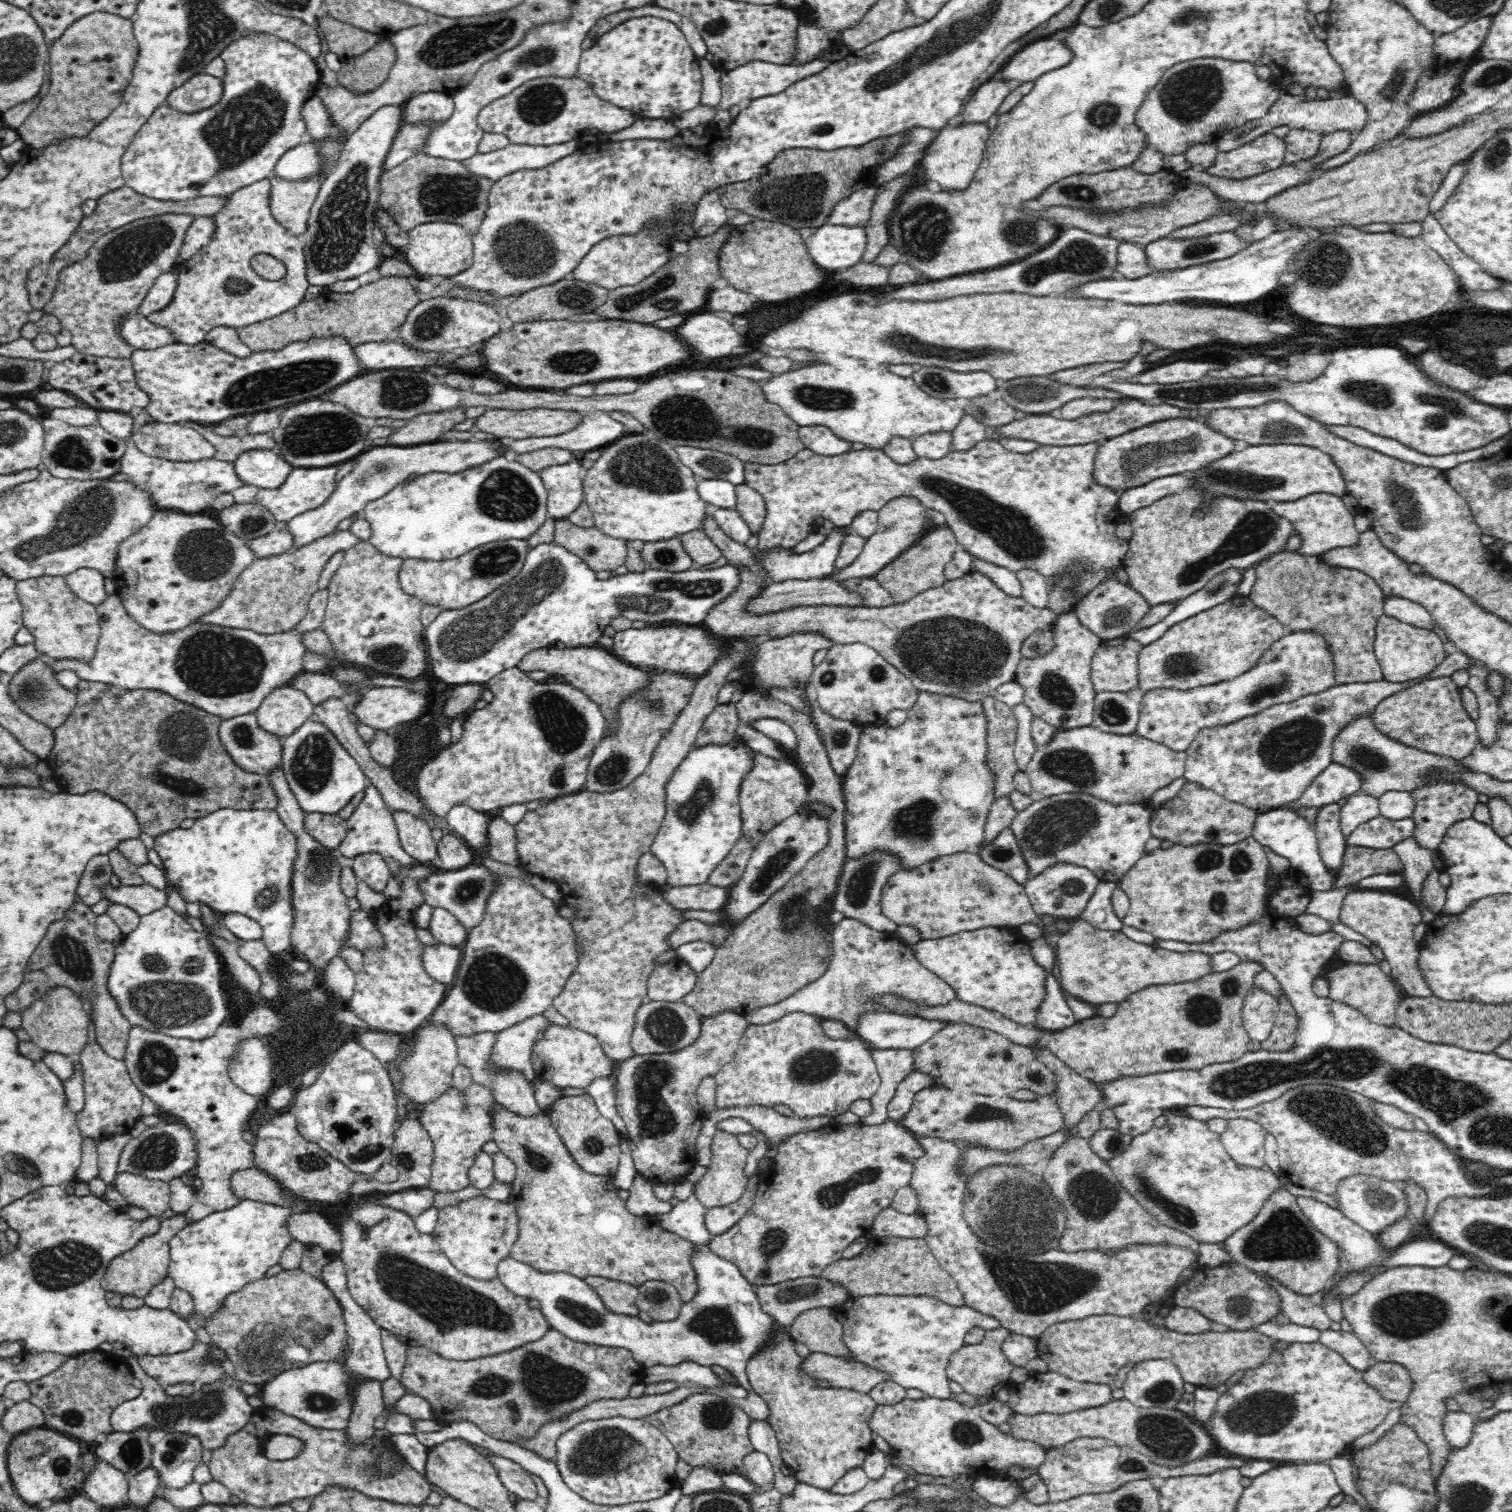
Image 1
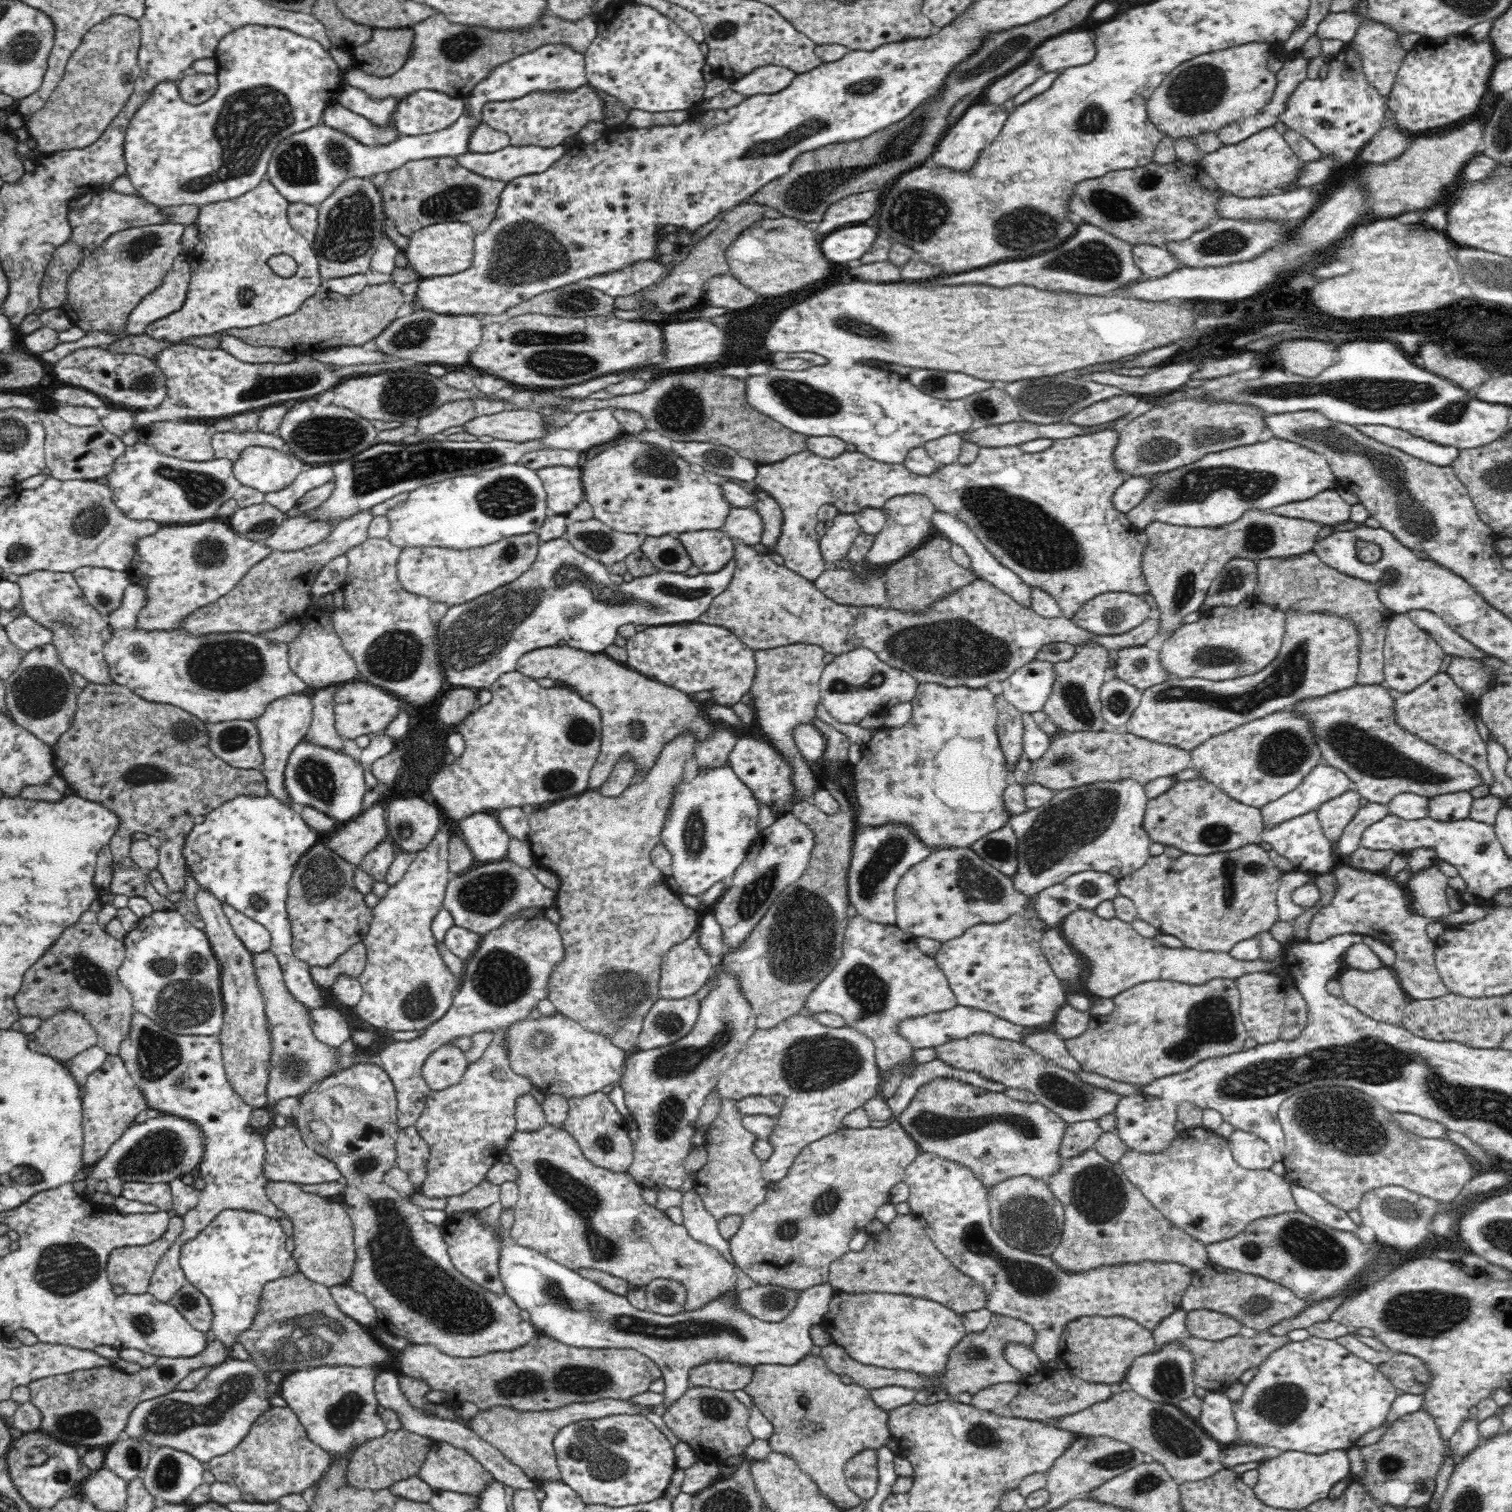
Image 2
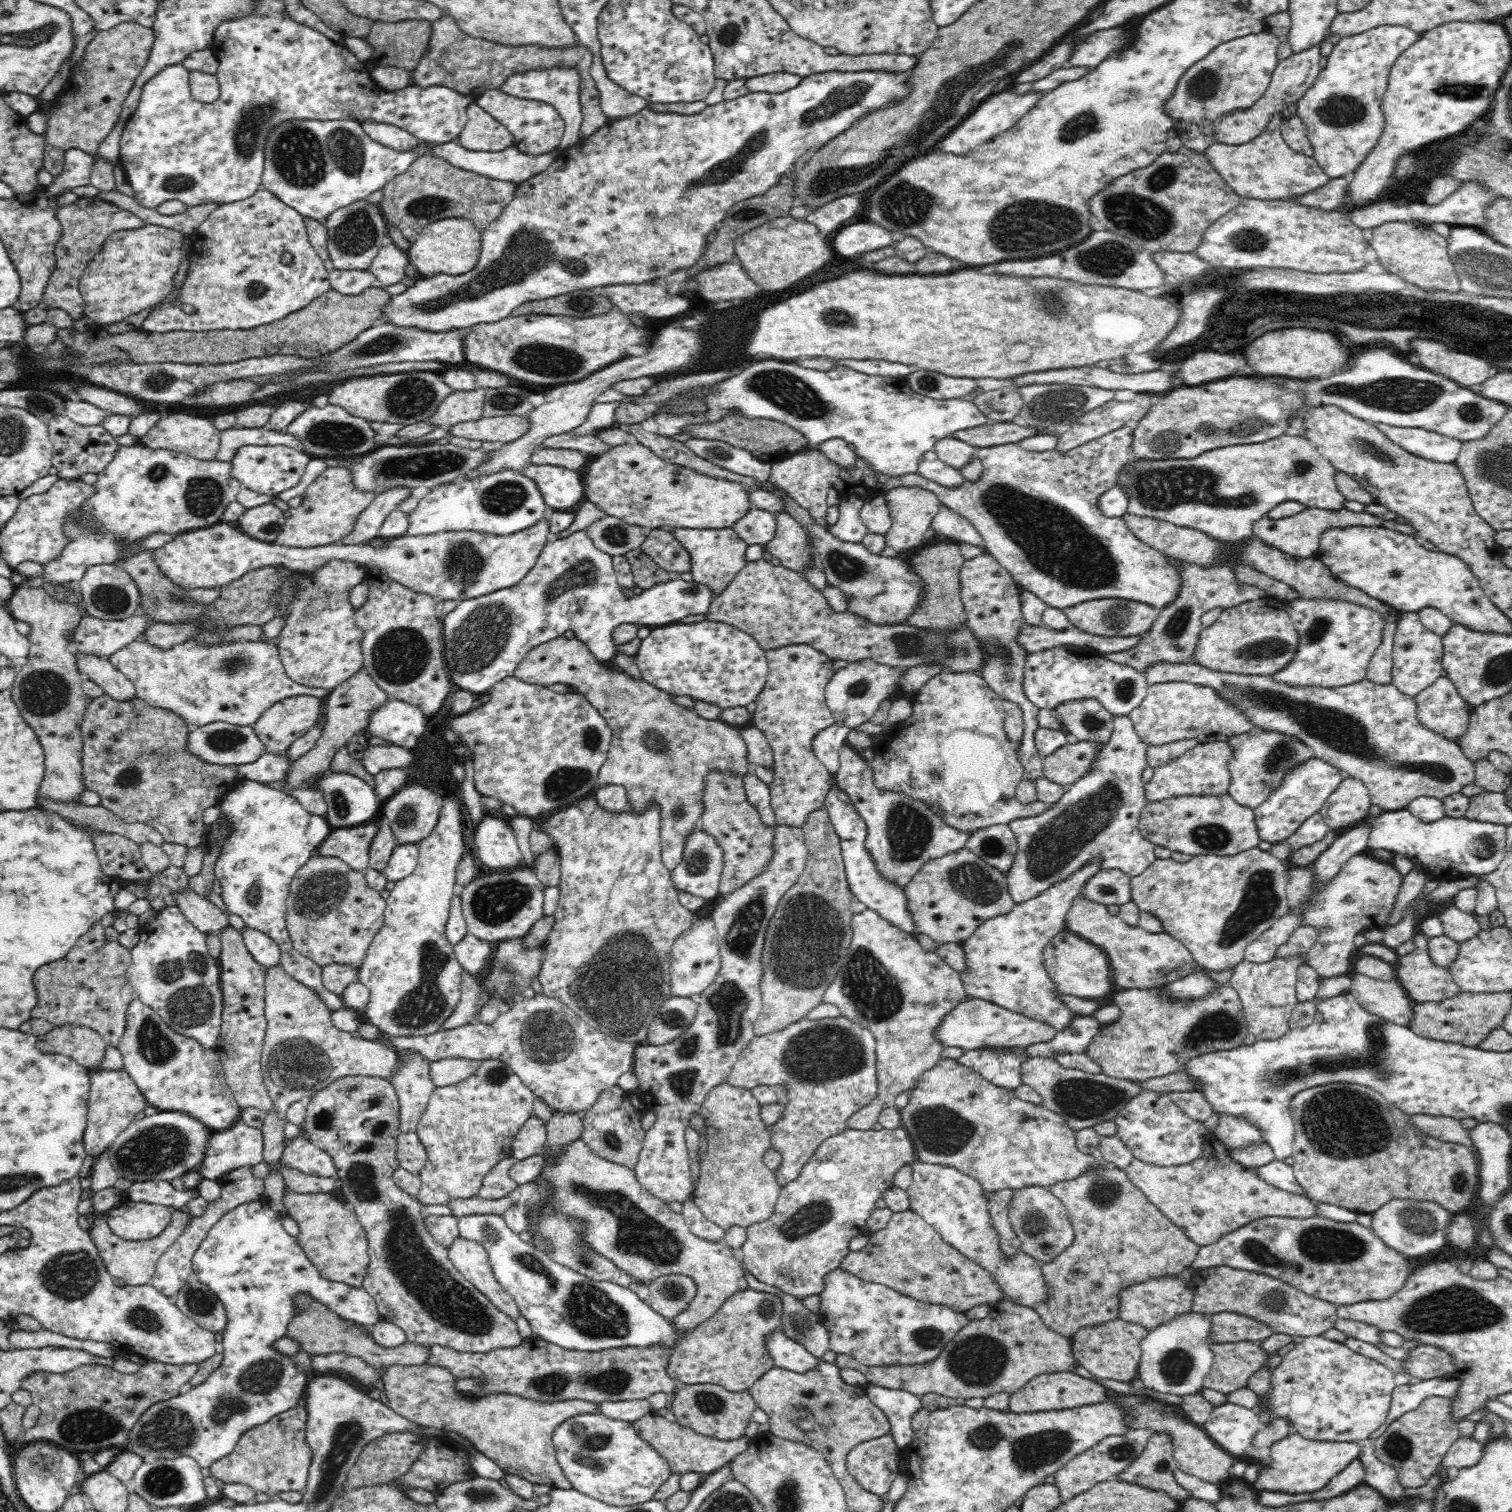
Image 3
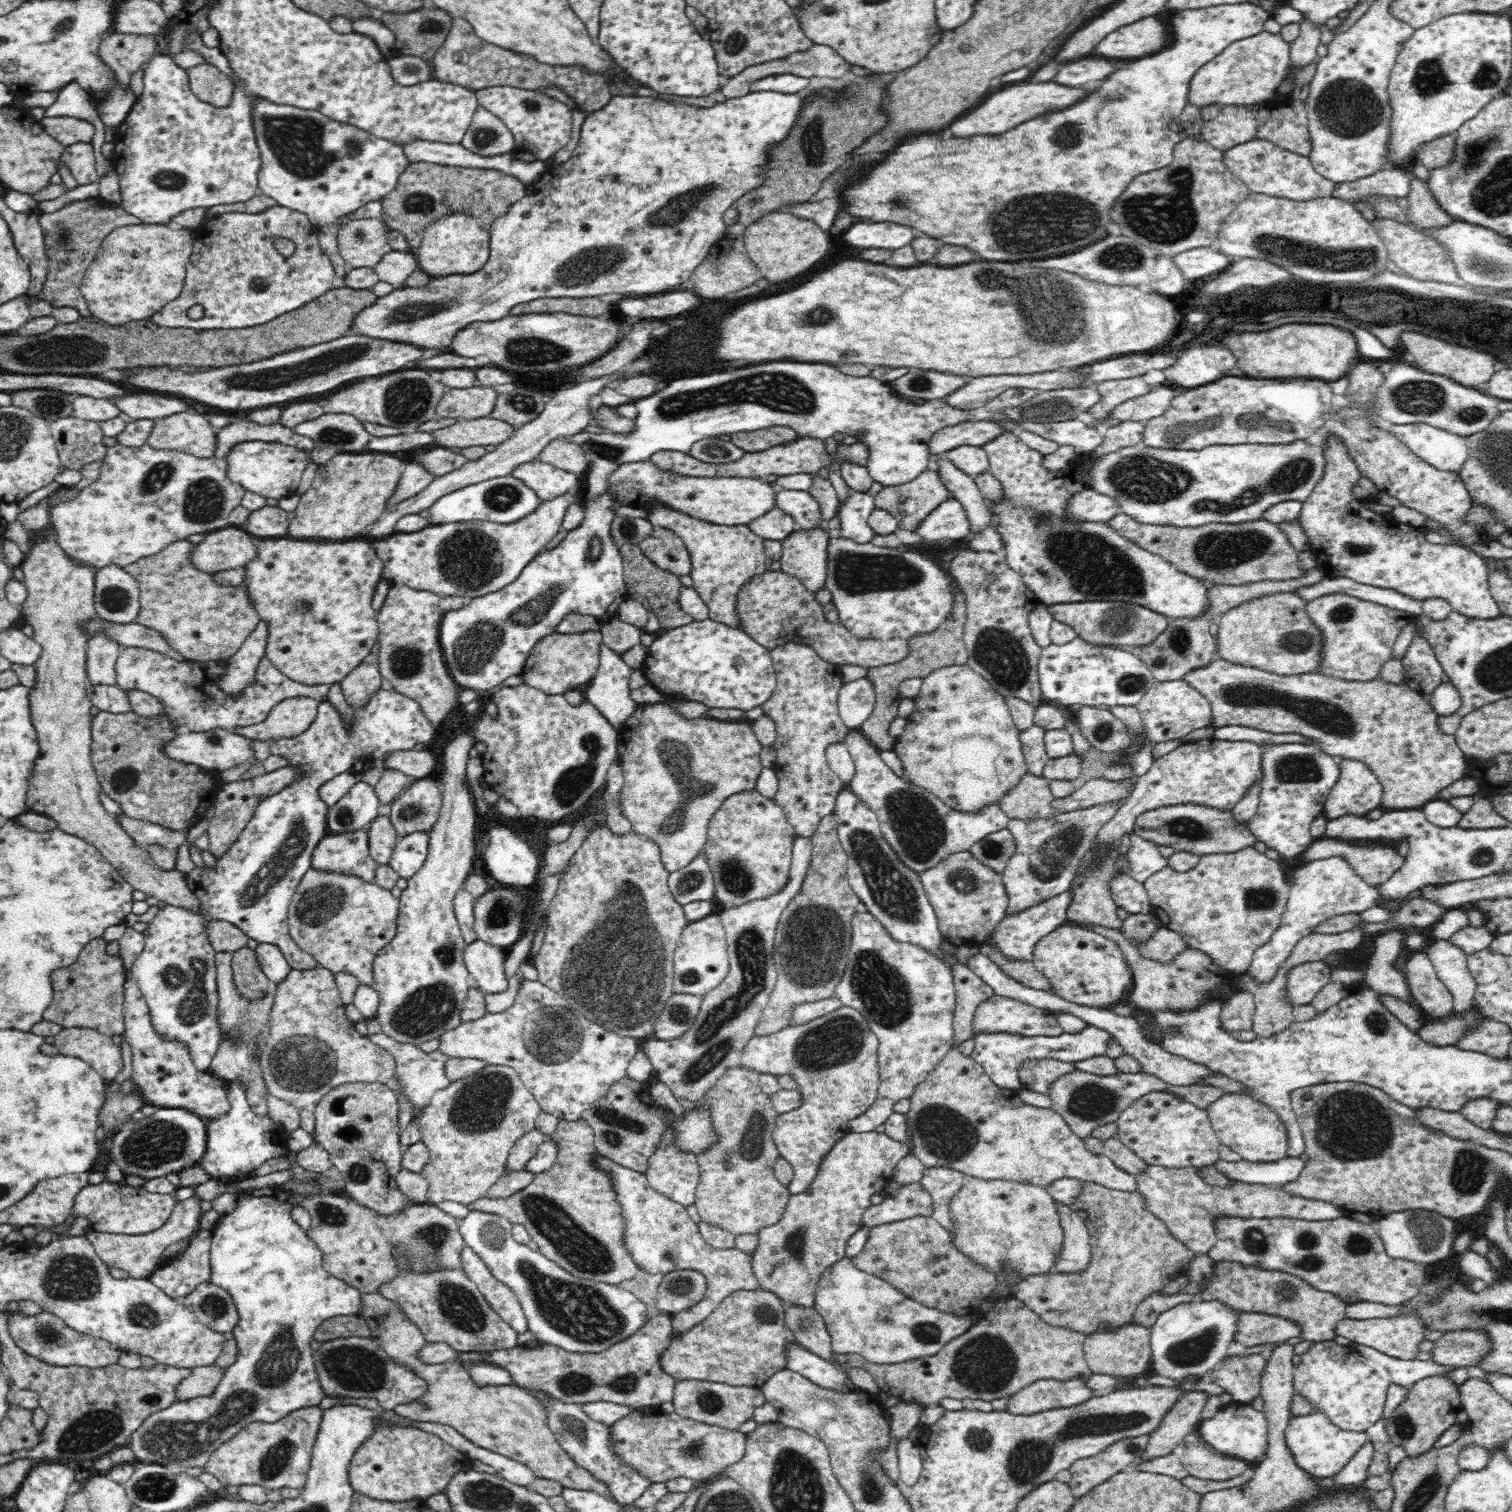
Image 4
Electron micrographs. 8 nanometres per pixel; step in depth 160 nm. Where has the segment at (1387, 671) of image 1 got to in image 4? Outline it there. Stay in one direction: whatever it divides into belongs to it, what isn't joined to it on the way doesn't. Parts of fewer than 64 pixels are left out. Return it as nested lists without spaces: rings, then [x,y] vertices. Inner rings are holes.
[[[1414,634],[1413,642],[1401,661],[1405,683],[1412,690],[1427,695],[1443,683],[1443,668],[1424,637]]]

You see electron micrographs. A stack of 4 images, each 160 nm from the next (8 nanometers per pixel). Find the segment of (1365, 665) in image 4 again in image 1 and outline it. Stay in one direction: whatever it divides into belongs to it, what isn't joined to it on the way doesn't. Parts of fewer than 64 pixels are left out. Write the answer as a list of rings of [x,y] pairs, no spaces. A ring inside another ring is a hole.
[[[1294,630],[1286,632],[1260,657],[1256,666],[1236,678],[1188,690],[1164,686],[1146,691],[1140,697],[1135,734],[1185,752],[1202,730],[1232,725],[1271,706],[1323,693],[1338,684],[1335,654],[1329,649],[1324,635],[1315,630]]]

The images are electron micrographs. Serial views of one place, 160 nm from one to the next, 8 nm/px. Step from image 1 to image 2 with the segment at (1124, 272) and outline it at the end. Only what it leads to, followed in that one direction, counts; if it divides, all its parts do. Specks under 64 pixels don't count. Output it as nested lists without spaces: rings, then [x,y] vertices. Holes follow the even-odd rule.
[[[1134,245],[1133,257],[1146,277],[1163,277],[1186,267],[1166,248],[1154,245]]]

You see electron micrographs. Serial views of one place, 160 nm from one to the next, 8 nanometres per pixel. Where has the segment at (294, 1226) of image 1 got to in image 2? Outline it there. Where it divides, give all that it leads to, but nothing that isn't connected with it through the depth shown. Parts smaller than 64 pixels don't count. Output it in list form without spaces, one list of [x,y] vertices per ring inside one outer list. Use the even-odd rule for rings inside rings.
[[[135,1011],[132,1014],[130,1030],[127,1037],[119,1046],[119,1058],[125,1063],[127,1072],[138,1084],[149,1108],[159,1110],[161,1113],[174,1114],[192,1121],[201,1128],[205,1137],[205,1151],[200,1166],[201,1177],[206,1181],[206,1187],[201,1190],[200,1202],[194,1210],[183,1214],[183,1229],[172,1246],[167,1248],[163,1256],[156,1262],[154,1272],[149,1280],[148,1292],[153,1294],[160,1302],[169,1302],[188,1279],[180,1266],[180,1257],[183,1244],[196,1238],[206,1226],[220,1214],[228,1209],[254,1211],[272,1218],[282,1218],[280,1211],[268,1198],[267,1184],[269,1180],[262,1172],[262,1165],[266,1156],[265,1142],[258,1133],[248,1131],[250,1116],[254,1107],[244,1103],[242,1097],[236,1094],[228,1082],[221,1056],[220,1039],[218,1035],[201,1037],[194,1035],[174,1034],[166,1027],[154,1022],[150,1017]]]

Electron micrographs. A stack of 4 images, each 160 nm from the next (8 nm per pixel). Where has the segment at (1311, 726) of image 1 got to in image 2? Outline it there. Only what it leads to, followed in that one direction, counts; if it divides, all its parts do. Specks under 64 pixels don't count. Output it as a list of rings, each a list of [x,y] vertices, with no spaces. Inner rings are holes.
[[[1278,711],[1246,726],[1210,737],[1191,750],[1191,759],[1208,782],[1223,790],[1230,798],[1257,809],[1294,790],[1312,767],[1322,762],[1321,752],[1314,742],[1309,722],[1302,717],[1296,717],[1290,711]]]

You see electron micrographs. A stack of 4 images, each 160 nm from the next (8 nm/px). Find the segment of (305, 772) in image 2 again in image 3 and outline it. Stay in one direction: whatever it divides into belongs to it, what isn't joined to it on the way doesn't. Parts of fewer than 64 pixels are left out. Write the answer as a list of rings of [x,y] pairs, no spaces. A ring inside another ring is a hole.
[[[265,752],[260,758],[248,764],[236,765],[240,780],[256,780],[256,782],[282,782],[291,762],[284,755]],[[331,773],[322,777],[316,784],[323,790],[327,802],[326,820],[332,829],[355,827],[381,819],[382,801],[377,798],[373,786],[357,776],[346,773]]]

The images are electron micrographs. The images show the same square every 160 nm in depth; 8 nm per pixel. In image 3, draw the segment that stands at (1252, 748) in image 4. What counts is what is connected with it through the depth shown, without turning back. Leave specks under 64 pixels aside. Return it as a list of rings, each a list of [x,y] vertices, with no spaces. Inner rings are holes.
[[[1229,739],[1198,743],[1194,748],[1184,752],[1178,758],[1174,758],[1170,762],[1164,762],[1162,766],[1154,768],[1152,778],[1144,784],[1146,804],[1186,795],[1228,795],[1232,782],[1232,775],[1229,769],[1229,762],[1232,757],[1233,746],[1229,743]],[[1090,858],[1080,870],[1076,870],[1066,880],[1047,888],[1038,896],[1021,902],[998,917],[988,919],[962,945],[966,950],[968,972],[961,974],[965,993],[972,999],[981,999],[1015,1010],[1053,1026],[1057,1031],[1064,1030],[1076,1014],[1058,999],[1059,992],[1046,973],[1043,950],[1048,942],[1062,932],[1066,917],[1075,898],[1082,896],[1086,883],[1103,868],[1103,858]]]

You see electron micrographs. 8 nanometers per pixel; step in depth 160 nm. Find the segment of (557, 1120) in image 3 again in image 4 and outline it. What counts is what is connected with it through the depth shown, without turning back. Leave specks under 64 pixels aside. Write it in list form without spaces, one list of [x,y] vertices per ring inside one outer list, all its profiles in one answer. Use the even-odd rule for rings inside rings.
[[[582,1118],[575,1121],[561,1120],[550,1137],[557,1142],[559,1153],[556,1162],[548,1170],[537,1173],[526,1188],[508,1198],[493,1200],[486,1196],[472,1202],[468,1208],[499,1214],[512,1224],[524,1226],[531,1239],[539,1246],[539,1252],[575,1277],[611,1285],[634,1278],[640,1268],[623,1241],[628,1222],[623,1216],[622,1205],[618,1203],[611,1174],[597,1166],[597,1158],[602,1156],[595,1145],[593,1128]]]

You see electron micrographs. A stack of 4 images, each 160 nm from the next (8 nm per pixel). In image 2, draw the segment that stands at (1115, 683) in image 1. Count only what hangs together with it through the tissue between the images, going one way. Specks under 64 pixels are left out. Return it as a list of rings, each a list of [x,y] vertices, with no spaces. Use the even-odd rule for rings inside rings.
[[[1146,645],[1120,649],[1111,656],[1117,657],[1117,667],[1109,675],[1115,675],[1141,691],[1176,677],[1162,666],[1160,653]]]

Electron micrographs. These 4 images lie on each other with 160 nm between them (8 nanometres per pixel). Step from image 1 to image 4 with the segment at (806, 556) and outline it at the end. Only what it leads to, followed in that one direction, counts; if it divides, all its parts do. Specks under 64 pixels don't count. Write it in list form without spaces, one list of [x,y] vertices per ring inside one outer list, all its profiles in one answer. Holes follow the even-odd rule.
[[[856,492],[845,498],[839,511],[840,529],[838,536],[866,544],[877,535],[870,527],[868,518],[875,510],[875,498],[872,494]]]

